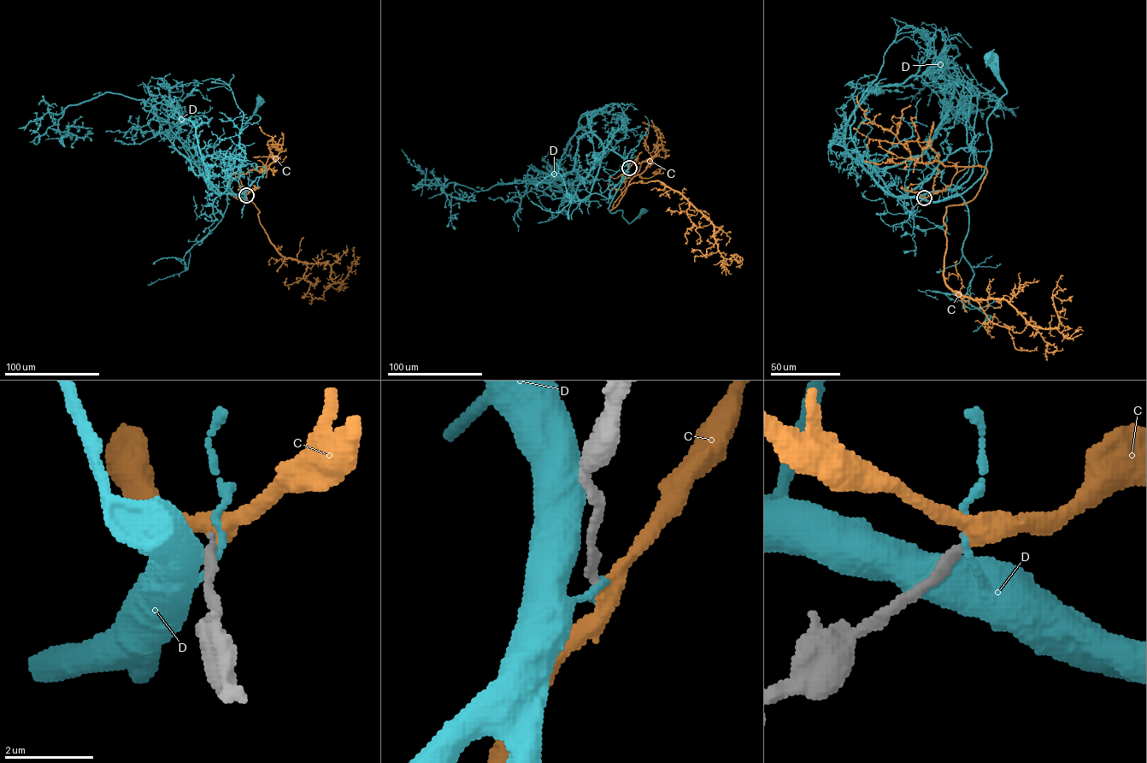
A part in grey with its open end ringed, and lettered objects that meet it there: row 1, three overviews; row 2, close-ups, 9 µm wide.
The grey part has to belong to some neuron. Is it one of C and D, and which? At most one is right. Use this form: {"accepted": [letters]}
{"accepted": ["C"]}

